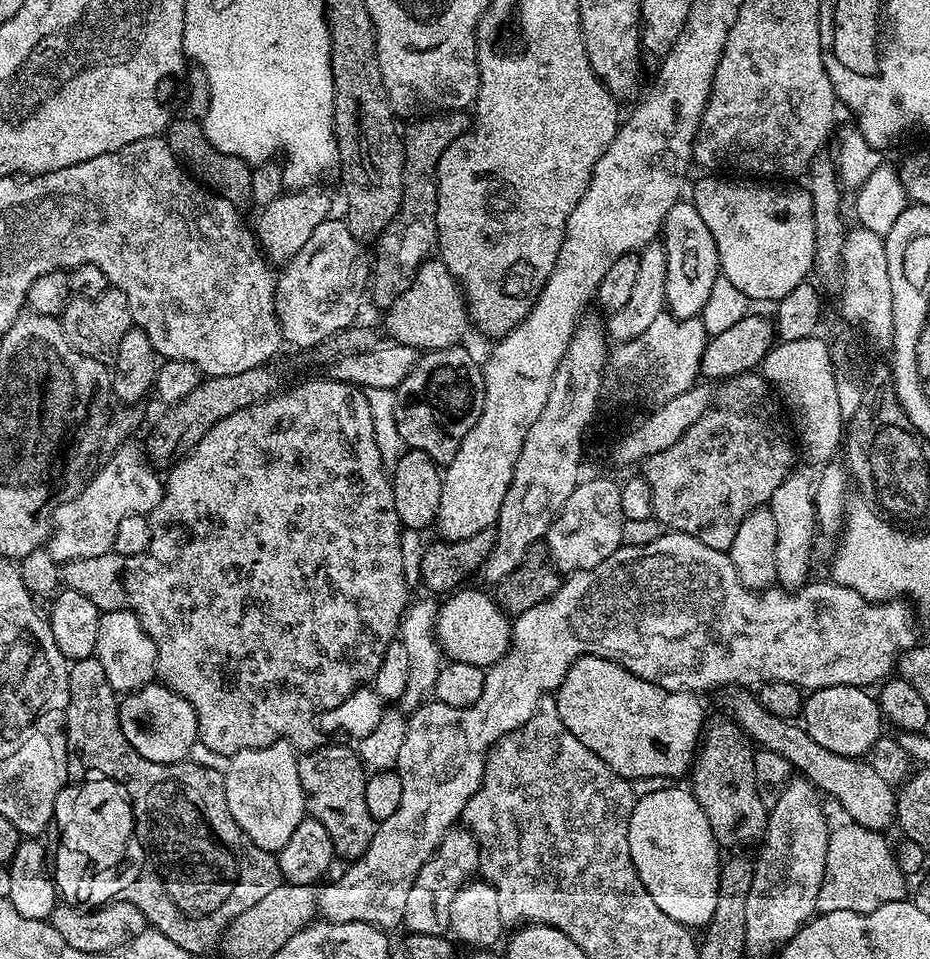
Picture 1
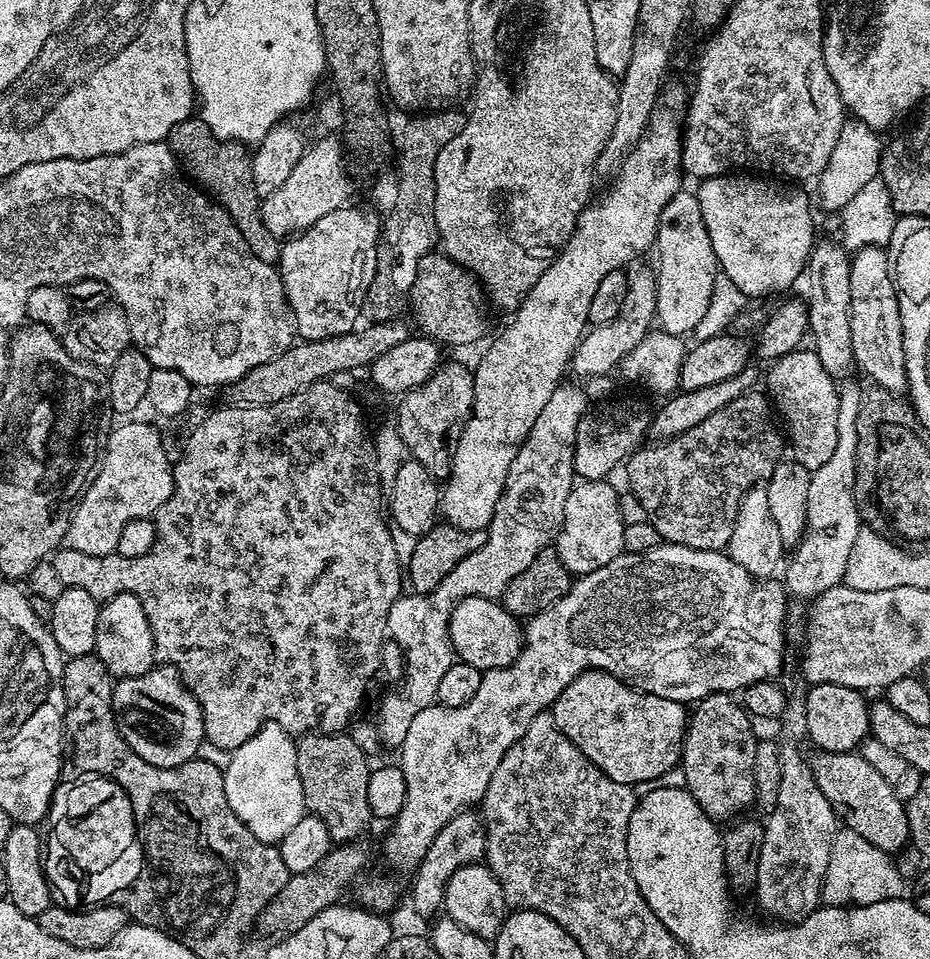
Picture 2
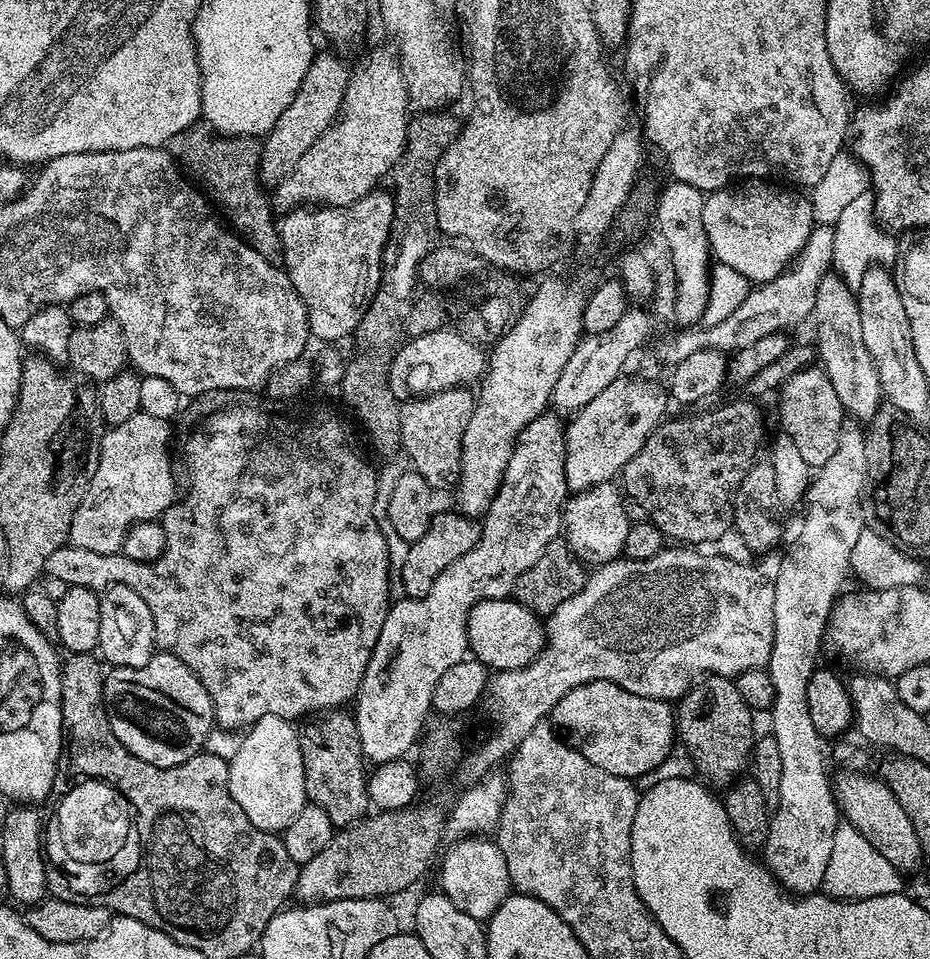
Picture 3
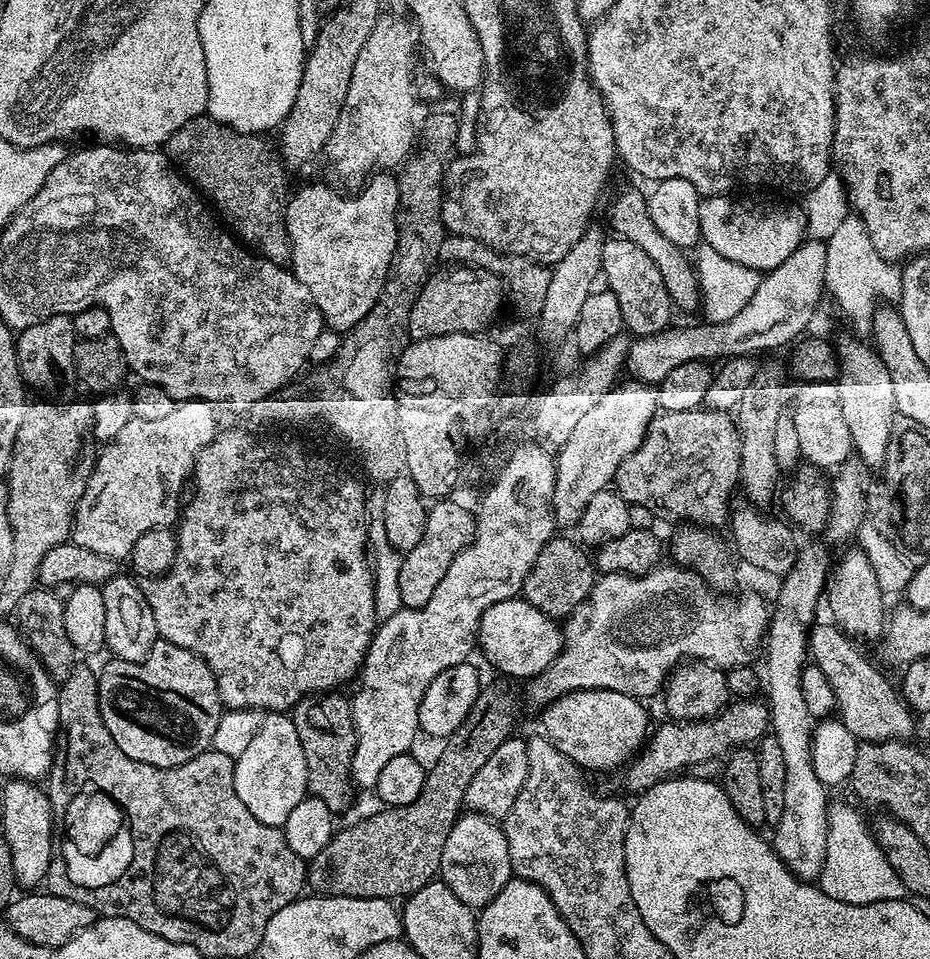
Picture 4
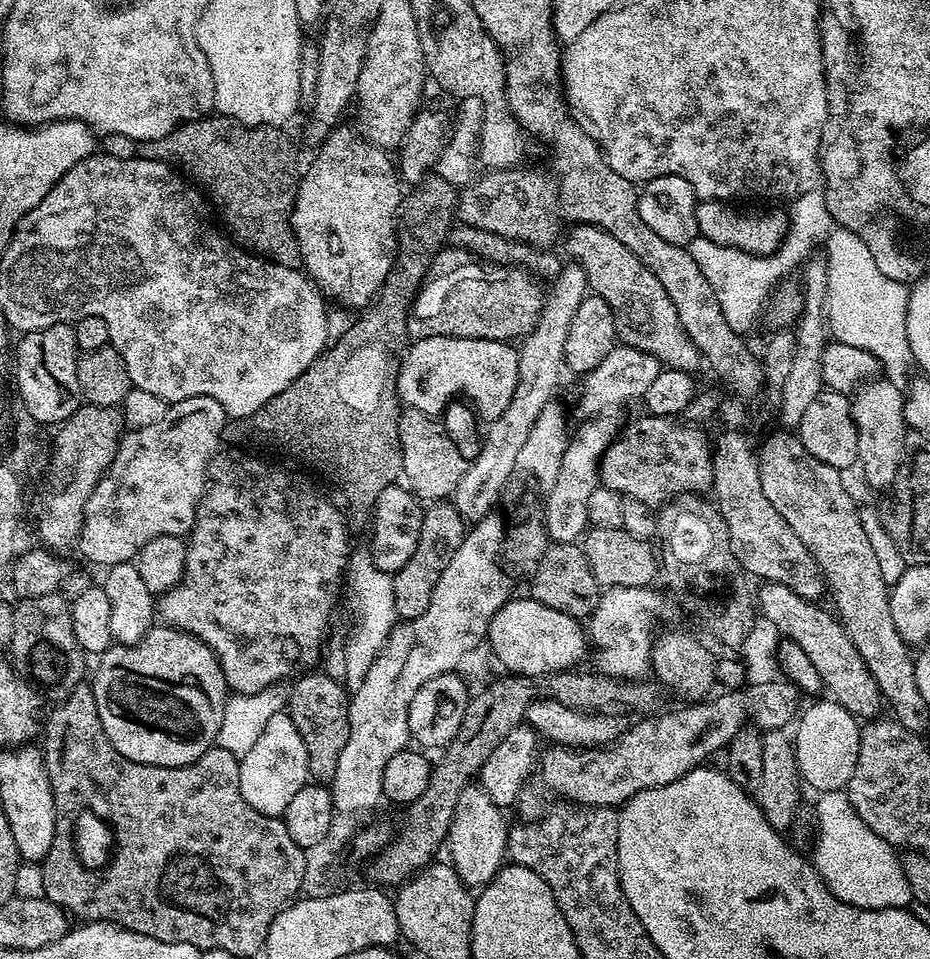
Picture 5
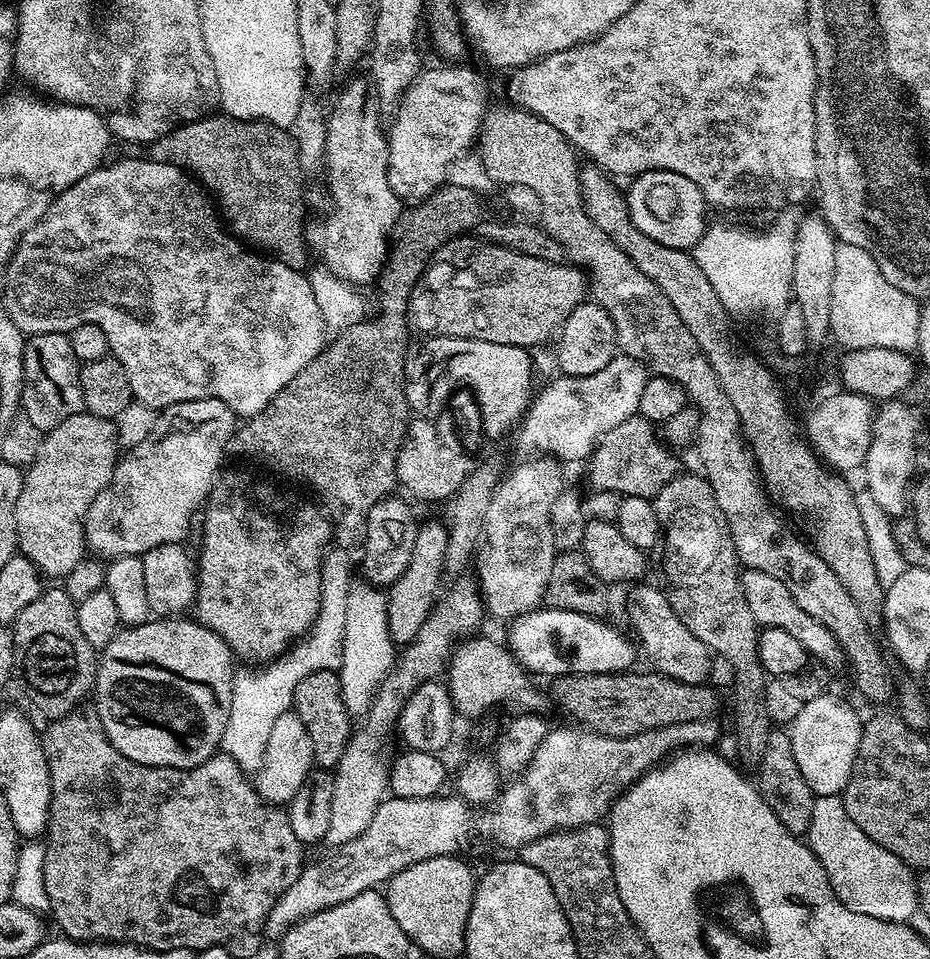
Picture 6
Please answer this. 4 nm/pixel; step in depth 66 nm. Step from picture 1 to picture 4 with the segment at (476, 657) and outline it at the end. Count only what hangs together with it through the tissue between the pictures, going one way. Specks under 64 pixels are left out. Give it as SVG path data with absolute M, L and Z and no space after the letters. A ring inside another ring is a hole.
M523 598L494 602L494 606L484 611L480 619L479 651L484 651L485 658L504 678L517 676L524 682L537 676L539 672L544 672L546 666L550 666L550 662L554 662L563 645L561 625L553 617L542 614L542 610L530 606L530 602Z

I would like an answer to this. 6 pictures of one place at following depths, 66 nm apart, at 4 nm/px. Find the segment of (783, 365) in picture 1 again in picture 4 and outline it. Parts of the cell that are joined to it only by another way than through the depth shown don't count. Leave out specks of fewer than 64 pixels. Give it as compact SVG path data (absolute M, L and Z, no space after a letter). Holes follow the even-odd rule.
M826 380L804 382L795 389L791 410L795 432L801 447L800 455L807 463L821 470L836 470L853 455L850 430L842 418L842 402L838 398L835 383Z

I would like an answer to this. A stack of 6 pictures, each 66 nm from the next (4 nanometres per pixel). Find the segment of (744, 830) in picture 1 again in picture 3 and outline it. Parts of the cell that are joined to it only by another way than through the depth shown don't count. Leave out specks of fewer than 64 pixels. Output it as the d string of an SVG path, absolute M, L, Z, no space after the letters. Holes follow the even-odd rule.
M710 675L697 679L674 710L677 737L693 760L697 775L709 785L731 785L747 769L756 741L754 713L738 694L735 679Z

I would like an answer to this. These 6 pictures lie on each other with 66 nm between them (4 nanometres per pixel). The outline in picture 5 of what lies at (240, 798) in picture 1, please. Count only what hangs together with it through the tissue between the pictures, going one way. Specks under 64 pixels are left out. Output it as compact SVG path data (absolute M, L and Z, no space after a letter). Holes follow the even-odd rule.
M281 710L270 718L270 722L266 722L266 730L262 730L258 742L254 742L254 746L240 760L242 798L246 798L258 814L283 817L294 794L298 794L298 790L302 790L309 780L306 742L302 742L302 734L298 734L298 726L294 726L287 711Z

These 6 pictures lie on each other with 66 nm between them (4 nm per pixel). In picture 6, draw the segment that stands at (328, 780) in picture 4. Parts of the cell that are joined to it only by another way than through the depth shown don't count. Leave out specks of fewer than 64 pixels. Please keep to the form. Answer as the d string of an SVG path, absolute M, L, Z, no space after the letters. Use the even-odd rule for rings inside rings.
M321 670L314 674L306 674L294 690L292 708L298 714L298 718L302 718L306 734L310 734L310 750L315 767L320 770L335 769L354 731L354 716L348 712L343 702L342 686L339 684L337 673Z

